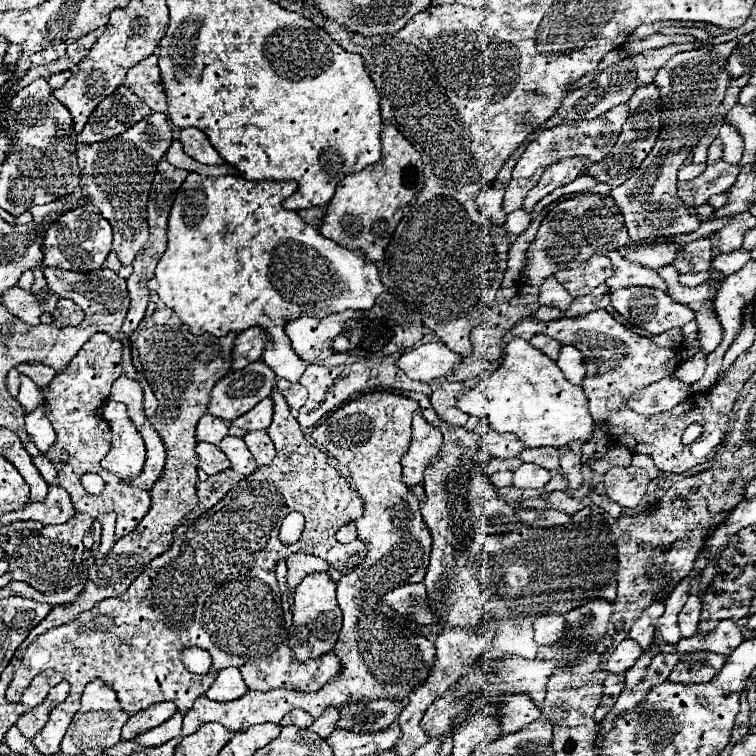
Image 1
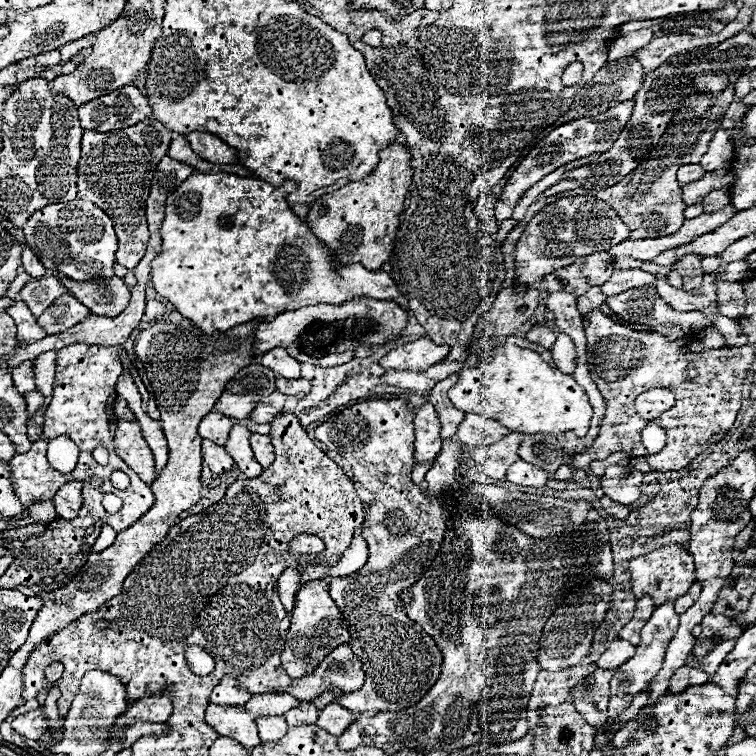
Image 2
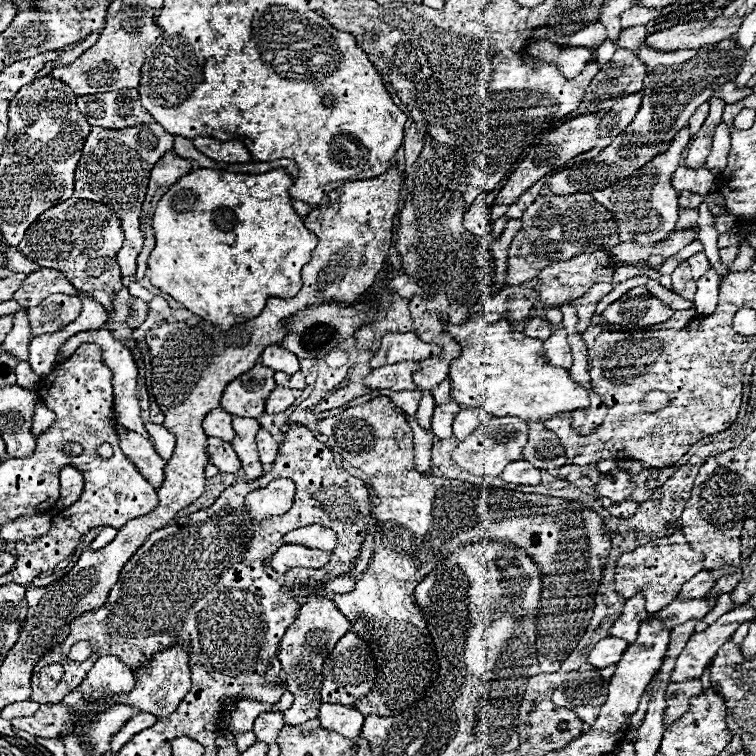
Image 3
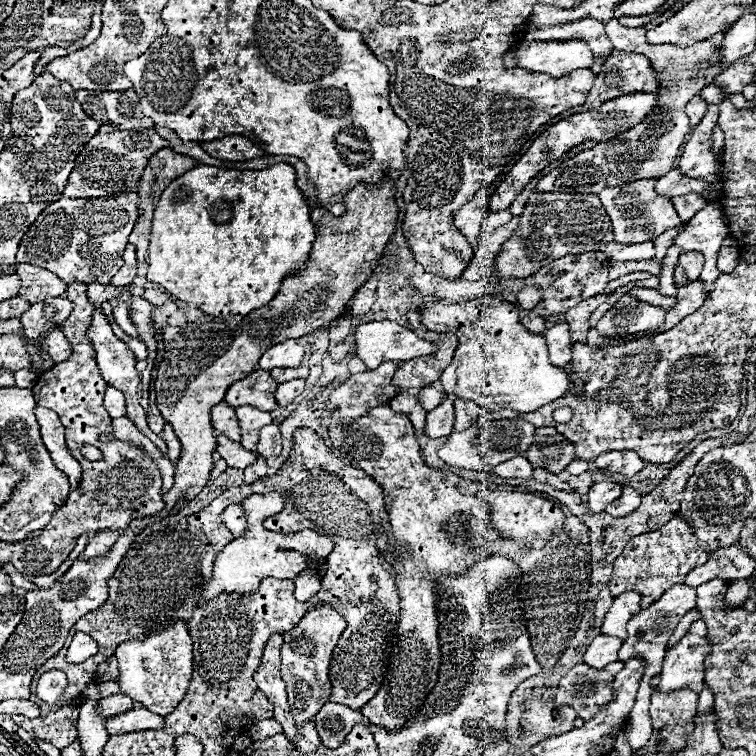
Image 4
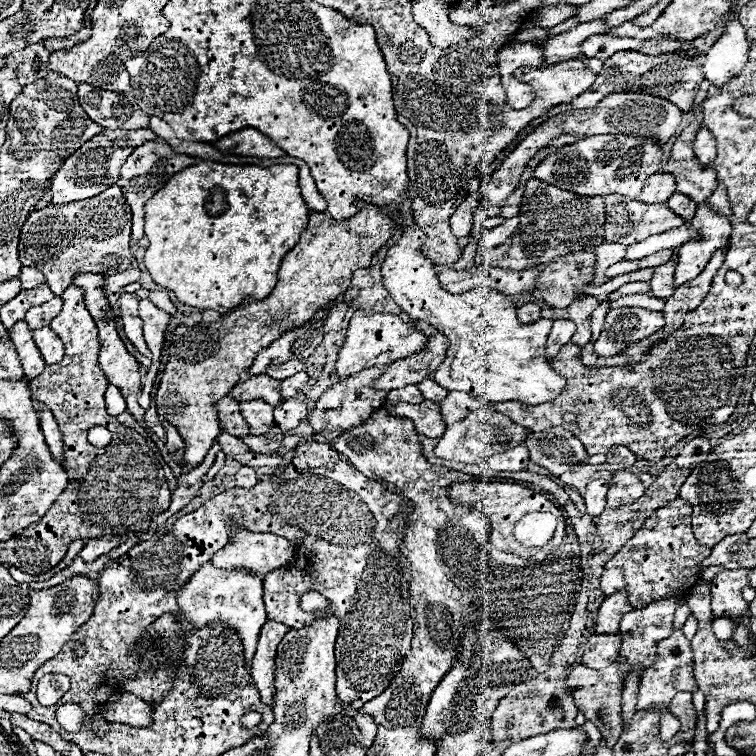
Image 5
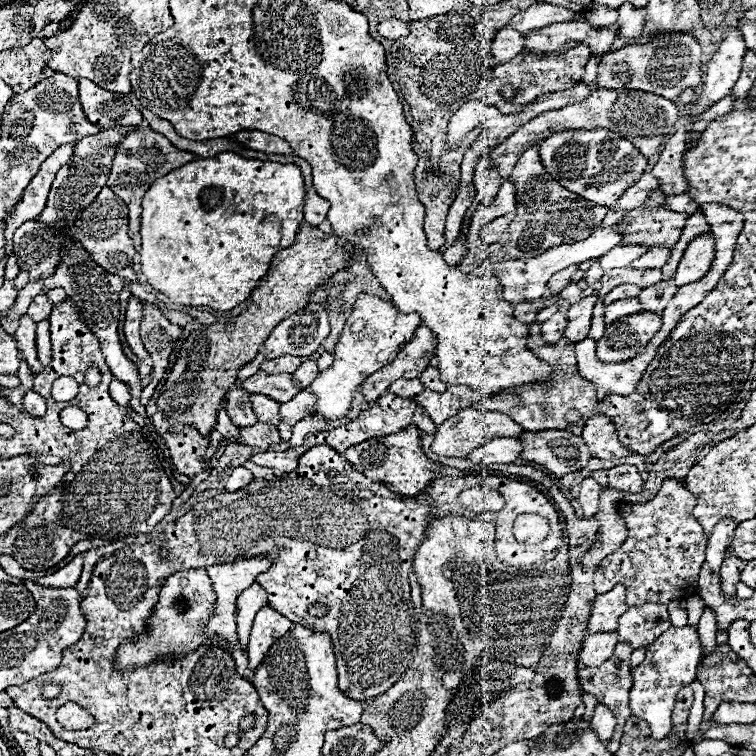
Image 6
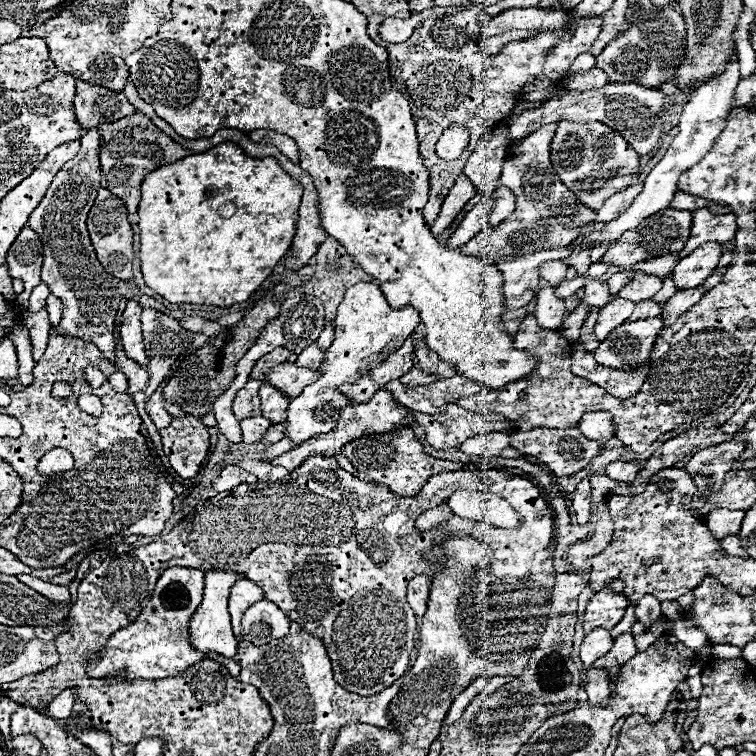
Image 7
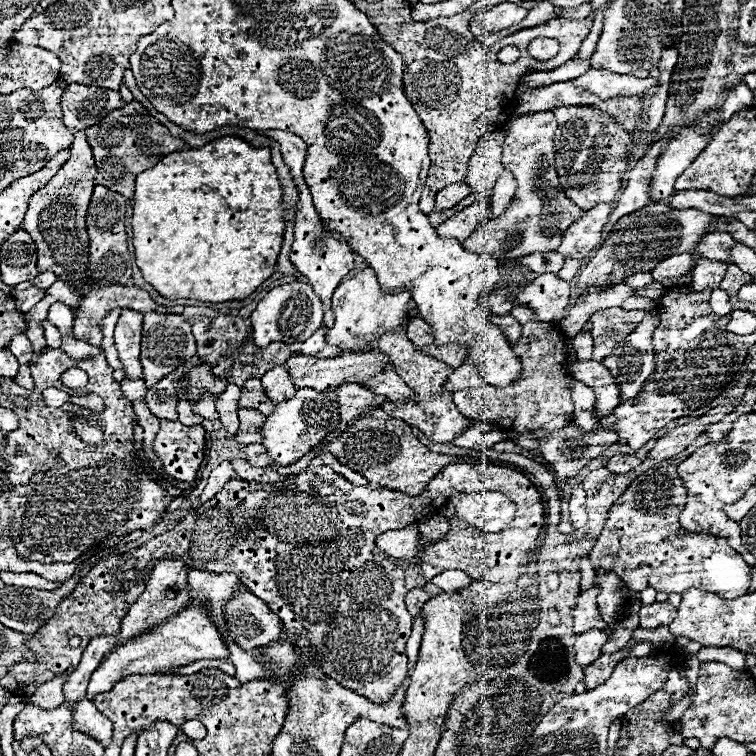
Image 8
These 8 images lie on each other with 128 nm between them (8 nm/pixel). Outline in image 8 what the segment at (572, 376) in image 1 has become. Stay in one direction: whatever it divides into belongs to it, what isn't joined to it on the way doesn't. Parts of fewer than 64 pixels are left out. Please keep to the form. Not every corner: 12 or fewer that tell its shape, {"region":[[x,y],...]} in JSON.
{"region":[[540,274],[516,294],[542,322],[562,320],[570,284]]}

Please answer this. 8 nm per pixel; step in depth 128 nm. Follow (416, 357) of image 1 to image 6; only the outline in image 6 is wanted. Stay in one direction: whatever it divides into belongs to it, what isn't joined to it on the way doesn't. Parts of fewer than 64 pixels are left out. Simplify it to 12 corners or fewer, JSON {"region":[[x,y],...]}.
{"region":[[358,294],[308,414],[350,412],[364,378],[392,362],[422,318]]}

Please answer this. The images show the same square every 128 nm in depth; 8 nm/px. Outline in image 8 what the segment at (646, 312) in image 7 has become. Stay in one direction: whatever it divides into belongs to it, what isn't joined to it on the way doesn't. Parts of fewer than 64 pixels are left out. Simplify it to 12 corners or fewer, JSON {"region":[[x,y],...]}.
{"region":[[598,310],[590,316],[594,360],[632,334],[642,310]]}

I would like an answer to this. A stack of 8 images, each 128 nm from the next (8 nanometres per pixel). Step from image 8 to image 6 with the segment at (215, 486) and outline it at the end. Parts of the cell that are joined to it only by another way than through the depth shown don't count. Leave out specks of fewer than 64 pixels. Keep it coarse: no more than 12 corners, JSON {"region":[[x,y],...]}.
{"region":[[232,470],[226,490],[248,486],[254,476],[250,470]]}

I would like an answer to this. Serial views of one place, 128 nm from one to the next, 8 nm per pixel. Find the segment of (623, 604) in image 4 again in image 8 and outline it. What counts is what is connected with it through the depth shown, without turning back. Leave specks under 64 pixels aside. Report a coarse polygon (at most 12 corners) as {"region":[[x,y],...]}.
{"region":[[590,588],[576,598],[574,632],[606,628]]}

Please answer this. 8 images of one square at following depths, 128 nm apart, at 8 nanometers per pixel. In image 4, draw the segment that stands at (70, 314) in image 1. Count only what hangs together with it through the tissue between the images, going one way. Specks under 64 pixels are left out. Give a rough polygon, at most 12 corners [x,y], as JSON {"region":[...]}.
{"region":[[64,296],[32,304],[20,316],[26,336],[60,326],[72,302]]}

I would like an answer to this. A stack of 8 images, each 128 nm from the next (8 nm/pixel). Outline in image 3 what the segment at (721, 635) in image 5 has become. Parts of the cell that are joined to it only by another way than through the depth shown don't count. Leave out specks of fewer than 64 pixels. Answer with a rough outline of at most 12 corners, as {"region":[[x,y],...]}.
{"region":[[740,572],[728,574],[714,584],[714,594],[730,593],[740,582]]}

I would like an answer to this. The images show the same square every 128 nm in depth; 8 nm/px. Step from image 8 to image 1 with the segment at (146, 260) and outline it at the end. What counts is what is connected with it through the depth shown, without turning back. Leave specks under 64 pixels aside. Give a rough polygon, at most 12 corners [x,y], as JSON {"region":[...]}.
{"region":[[190,172],[154,272],[196,336],[368,310],[360,252],[282,208],[294,180]]}

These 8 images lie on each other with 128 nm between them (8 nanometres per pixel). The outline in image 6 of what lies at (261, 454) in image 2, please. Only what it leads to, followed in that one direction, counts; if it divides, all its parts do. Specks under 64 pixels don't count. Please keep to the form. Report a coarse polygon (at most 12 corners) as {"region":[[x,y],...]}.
{"region":[[256,422],[240,428],[240,444],[272,448],[280,442],[278,428]]}

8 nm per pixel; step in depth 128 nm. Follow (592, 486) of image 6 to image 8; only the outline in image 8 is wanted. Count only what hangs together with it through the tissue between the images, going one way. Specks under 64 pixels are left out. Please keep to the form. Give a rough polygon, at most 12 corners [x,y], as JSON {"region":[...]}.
{"region":[[576,488],[568,500],[574,528],[586,524],[584,488]]}

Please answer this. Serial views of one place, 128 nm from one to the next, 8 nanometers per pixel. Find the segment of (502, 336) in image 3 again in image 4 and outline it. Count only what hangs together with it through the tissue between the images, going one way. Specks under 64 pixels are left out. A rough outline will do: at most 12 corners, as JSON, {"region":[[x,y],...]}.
{"region":[[490,294],[418,302],[458,338],[438,380],[488,410],[534,412],[570,390],[544,334]]}

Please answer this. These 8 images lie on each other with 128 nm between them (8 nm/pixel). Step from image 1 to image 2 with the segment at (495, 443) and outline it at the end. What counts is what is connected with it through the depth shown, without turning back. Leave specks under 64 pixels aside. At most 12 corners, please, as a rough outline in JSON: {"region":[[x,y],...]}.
{"region":[[466,414],[458,440],[466,446],[492,444],[510,430],[484,414]]}

